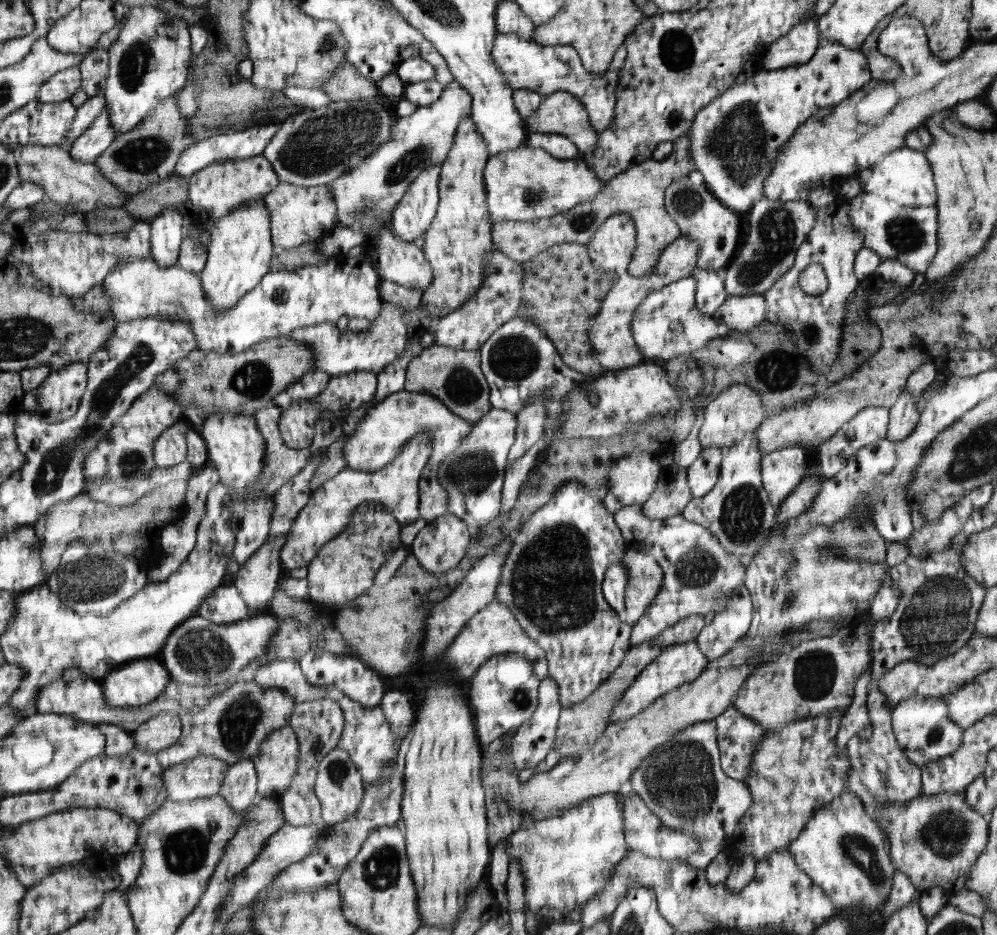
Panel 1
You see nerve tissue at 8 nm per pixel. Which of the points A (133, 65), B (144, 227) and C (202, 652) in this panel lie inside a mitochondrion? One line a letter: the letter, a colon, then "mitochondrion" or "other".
A: mitochondrion
B: other
C: mitochondrion

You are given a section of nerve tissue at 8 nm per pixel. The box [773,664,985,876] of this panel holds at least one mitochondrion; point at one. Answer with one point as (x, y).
(945, 834)

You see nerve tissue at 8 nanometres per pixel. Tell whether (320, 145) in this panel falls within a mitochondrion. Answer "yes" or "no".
yes

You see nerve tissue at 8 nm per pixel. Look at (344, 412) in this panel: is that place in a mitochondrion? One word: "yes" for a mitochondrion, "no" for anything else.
no

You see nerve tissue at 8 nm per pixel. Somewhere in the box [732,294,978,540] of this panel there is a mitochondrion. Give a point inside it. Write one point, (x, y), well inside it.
(774, 377)

